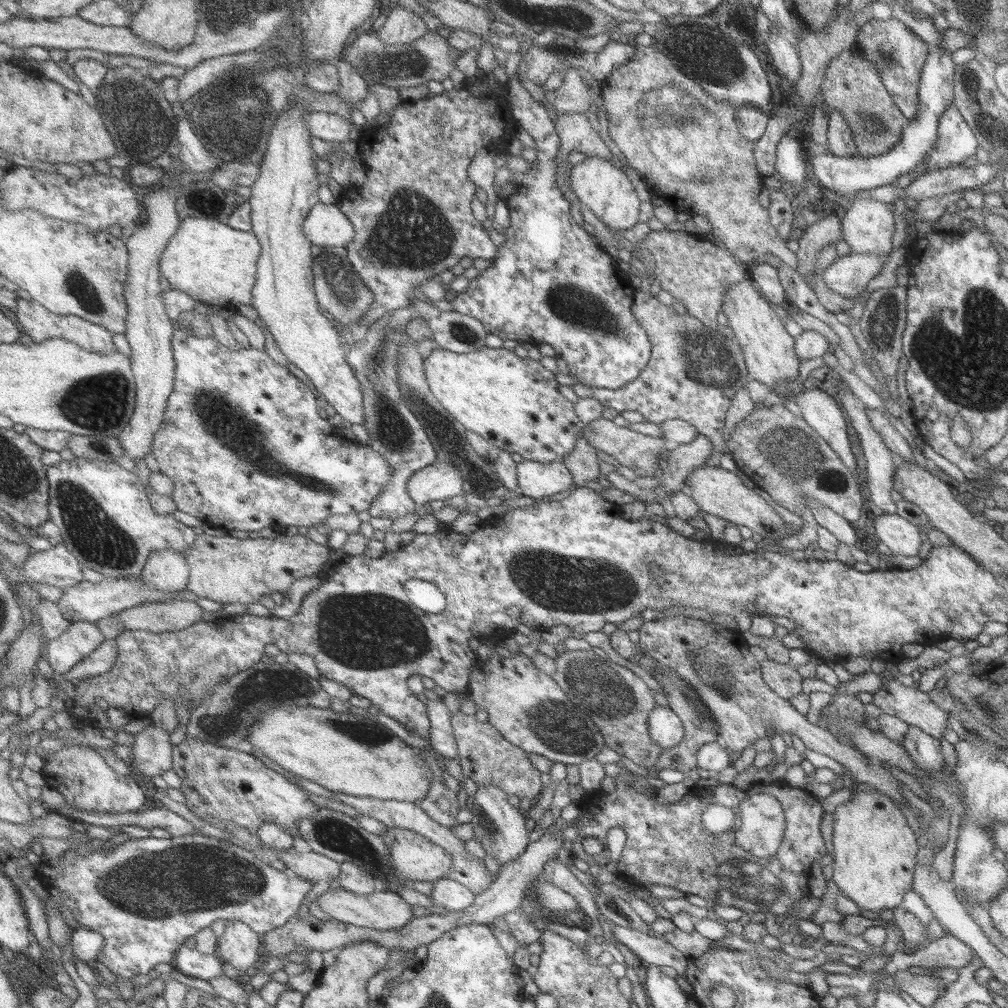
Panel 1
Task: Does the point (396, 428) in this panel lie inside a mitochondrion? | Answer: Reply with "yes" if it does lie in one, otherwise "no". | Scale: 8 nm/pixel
yes

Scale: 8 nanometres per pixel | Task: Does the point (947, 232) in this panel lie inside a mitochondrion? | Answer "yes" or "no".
no

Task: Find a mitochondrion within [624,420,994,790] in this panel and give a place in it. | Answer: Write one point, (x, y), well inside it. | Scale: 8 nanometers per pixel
(788, 449)

